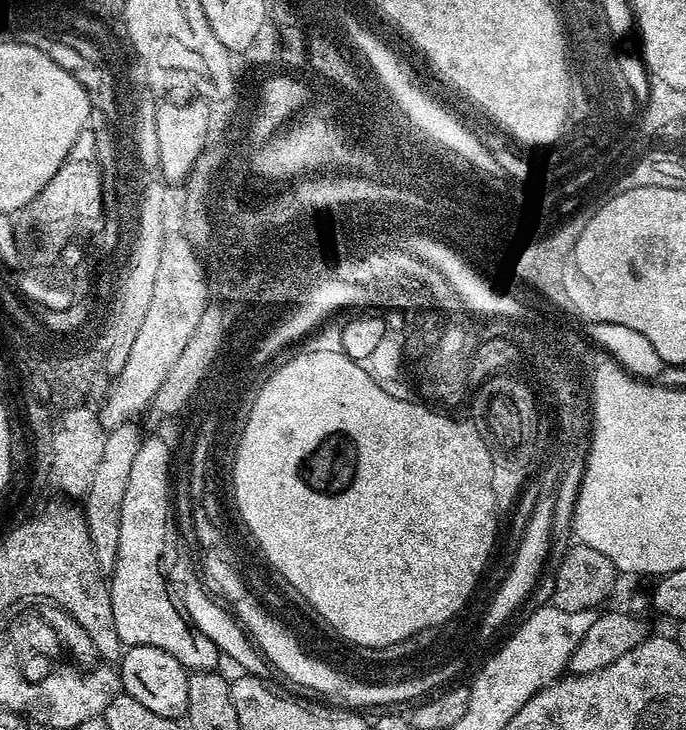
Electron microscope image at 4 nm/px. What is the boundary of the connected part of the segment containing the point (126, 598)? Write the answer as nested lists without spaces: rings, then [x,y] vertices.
[[[126,492],[122,498],[122,526],[118,526],[118,558],[110,573],[118,638],[126,646],[154,646],[171,656],[176,652],[176,634],[182,632],[182,622],[166,600],[156,562],[173,516],[173,494],[142,492],[140,496],[140,492]]]

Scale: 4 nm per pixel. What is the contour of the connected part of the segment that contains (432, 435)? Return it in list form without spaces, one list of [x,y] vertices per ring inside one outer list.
[[[320,348],[317,352],[300,352],[293,360],[291,358],[285,359],[280,376],[276,376],[274,383],[268,384],[268,389],[262,394],[262,400],[258,408],[252,411],[252,424],[246,426],[244,448],[236,463],[236,477],[240,481],[236,489],[236,501],[245,509],[245,517],[252,523],[252,529],[260,536],[261,544],[267,546],[268,557],[276,561],[276,565],[280,567],[281,571],[284,571],[284,576],[289,576],[292,580],[294,590],[298,590],[300,597],[310,602],[316,601],[316,608],[322,609],[324,616],[327,616],[332,624],[340,628],[340,632],[356,641],[398,640],[403,638],[408,632],[417,632],[424,624],[435,624],[438,618],[451,614],[460,604],[460,600],[465,600],[468,596],[468,588],[476,580],[478,566],[484,564],[486,546],[488,544],[498,544],[492,538],[491,519],[498,511],[495,508],[496,498],[494,490],[491,489],[493,468],[488,440],[477,430],[475,423],[468,421],[467,424],[464,420],[451,420],[450,417],[443,416],[440,412],[431,412],[430,409],[423,408],[418,403],[413,401],[398,401],[398,399],[390,397],[390,395],[386,394],[385,390],[382,390],[381,386],[375,384],[366,370],[356,366],[354,360],[345,355],[343,351],[336,350],[336,352],[331,352],[328,348]]]

